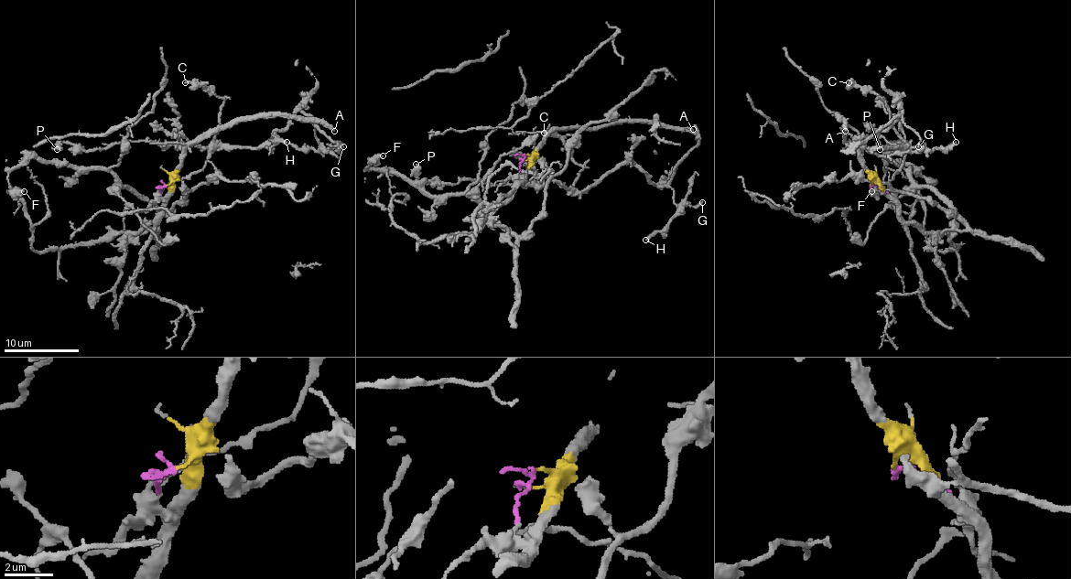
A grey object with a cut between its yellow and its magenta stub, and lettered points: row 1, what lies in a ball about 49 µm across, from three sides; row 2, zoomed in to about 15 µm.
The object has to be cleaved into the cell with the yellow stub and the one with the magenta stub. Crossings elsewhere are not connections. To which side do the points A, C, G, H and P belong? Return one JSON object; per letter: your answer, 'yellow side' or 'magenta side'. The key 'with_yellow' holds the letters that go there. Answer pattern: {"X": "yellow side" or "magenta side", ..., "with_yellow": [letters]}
{"A": "yellow side", "C": "magenta side", "G": "magenta side", "H": "magenta side", "P": "magenta side", "with_yellow": ["A"]}

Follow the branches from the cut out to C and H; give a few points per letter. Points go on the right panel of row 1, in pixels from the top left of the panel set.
C: (870, 185), (890, 188), (904, 159), (904, 145), (884, 101), (849, 82)
H: (870, 185), (890, 188), (903, 163), (906, 145), (884, 147), (877, 138), (899, 111), (929, 149), (955, 142)

